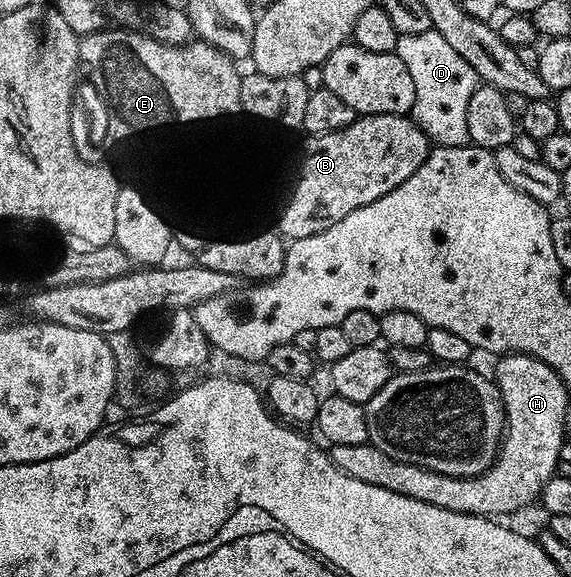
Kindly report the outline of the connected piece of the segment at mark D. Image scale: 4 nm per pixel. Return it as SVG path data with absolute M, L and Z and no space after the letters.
M434 29L417 35L400 36L396 44L396 52L402 63L406 63L406 71L410 71L410 79L414 79L414 107L410 114L413 121L422 127L433 146L458 147L470 142L470 130L466 127L466 107L470 107L470 95L474 95L478 78L477 66L473 62L462 59L444 37Z

